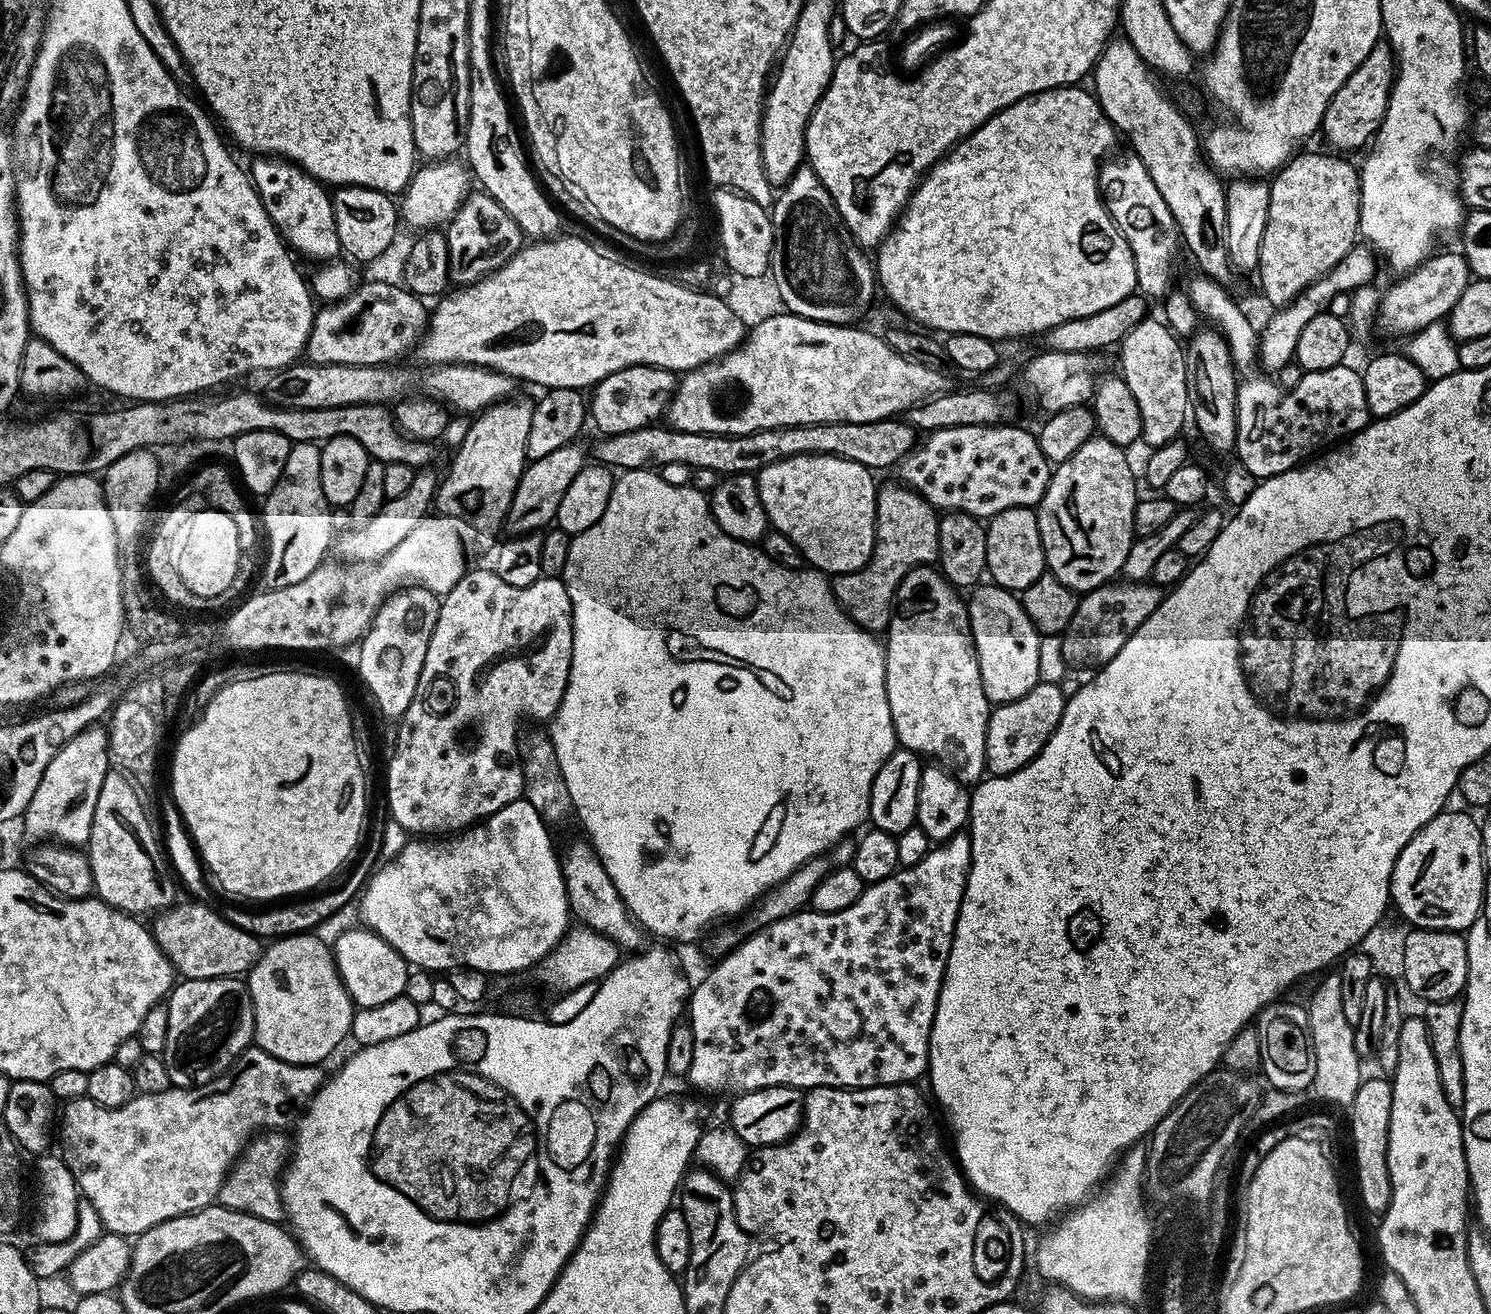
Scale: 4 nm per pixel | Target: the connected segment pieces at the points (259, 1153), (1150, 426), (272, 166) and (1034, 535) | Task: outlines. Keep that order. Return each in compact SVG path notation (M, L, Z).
M268 1130L249 1140L222 1182L218 1197L219 1207L238 1210L242 1214L250 1214L263 1220L280 1222L285 1219L282 1173L290 1159L290 1144L289 1141L284 1141L284 1136L283 1131Z
M1145 318L1134 326L1118 345L1120 351L1119 375L1123 376L1126 386L1130 386L1130 394L1134 394L1134 402L1138 402L1138 414L1142 414L1142 426L1144 427L1143 443L1148 443L1149 449L1160 448L1163 444L1169 444L1171 440L1181 435L1184 423L1189 423L1190 407L1187 392L1187 362L1185 349L1175 332L1164 323L1163 319Z
M260 154L250 167L250 179L260 196L262 206L266 214L271 218L272 224L278 231L284 243L297 257L305 256L315 262L332 262L341 255L340 243L338 242L338 226L334 222L334 206L329 189L315 180L308 172L304 172L298 165L292 164L283 158L273 158L268 154Z
M1011 508L991 517L986 524L986 572L991 583L1020 594L1036 579L1045 575L1044 551L1036 512L1032 508Z

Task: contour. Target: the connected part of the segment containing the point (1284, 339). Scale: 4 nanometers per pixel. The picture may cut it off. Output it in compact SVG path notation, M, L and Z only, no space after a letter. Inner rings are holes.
M1357 244L1349 251L1342 262L1338 262L1334 269L1327 272L1320 279L1316 279L1306 290L1302 291L1283 308L1275 309L1267 320L1264 328L1261 327L1258 344L1259 365L1270 374L1274 374L1282 366L1291 363L1296 354L1298 337L1303 327L1311 318L1327 311L1332 297L1338 293L1352 293L1357 288L1367 287L1376 272L1377 259L1372 250L1365 245Z

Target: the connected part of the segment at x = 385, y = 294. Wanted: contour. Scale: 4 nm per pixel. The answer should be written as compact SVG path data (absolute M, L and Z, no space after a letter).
M373 278L369 284L357 283L349 296L344 300L325 303L315 309L312 318L312 329L308 335L306 356L313 364L345 364L346 366L362 366L374 364L388 366L399 356L413 351L420 343L428 327L429 309L424 309L425 301L399 283L391 284L379 278Z

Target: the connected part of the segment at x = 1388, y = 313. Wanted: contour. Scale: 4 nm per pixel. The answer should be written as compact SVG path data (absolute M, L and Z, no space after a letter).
M1437 251L1423 260L1413 272L1401 275L1397 284L1383 289L1375 323L1388 336L1410 337L1426 326L1443 321L1454 302L1462 298L1462 290L1466 290L1471 279L1468 259L1463 254L1459 251Z

